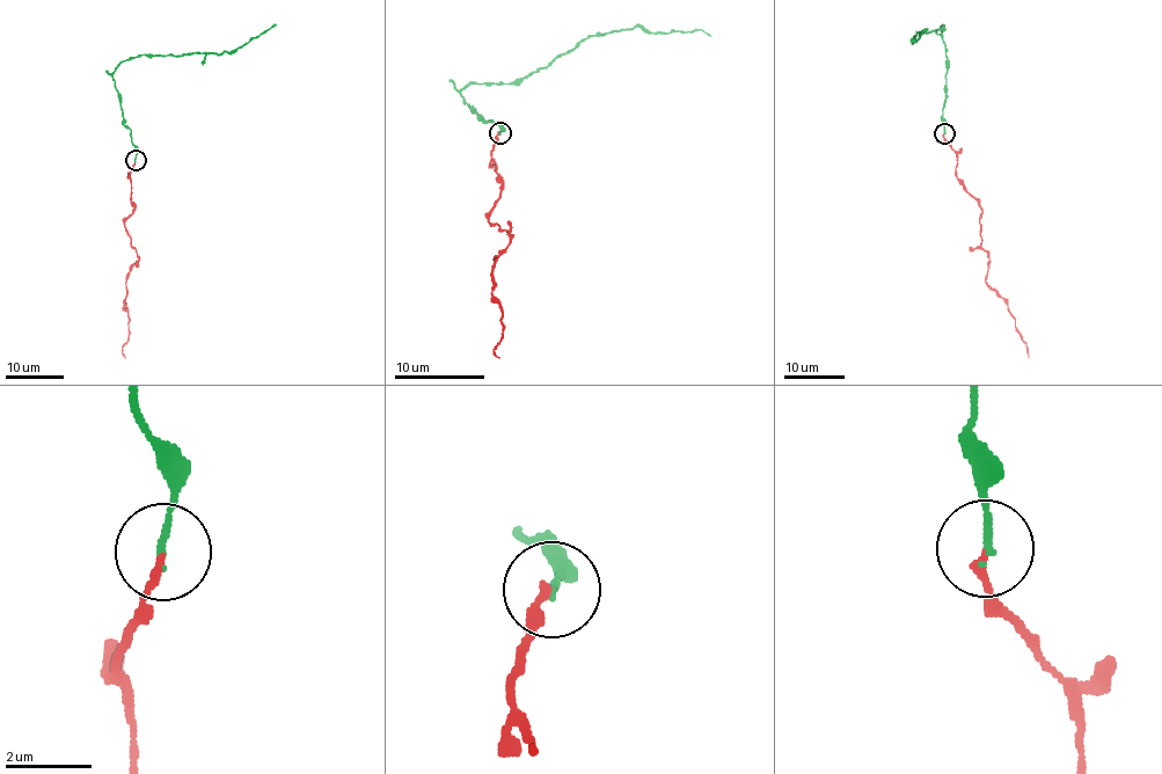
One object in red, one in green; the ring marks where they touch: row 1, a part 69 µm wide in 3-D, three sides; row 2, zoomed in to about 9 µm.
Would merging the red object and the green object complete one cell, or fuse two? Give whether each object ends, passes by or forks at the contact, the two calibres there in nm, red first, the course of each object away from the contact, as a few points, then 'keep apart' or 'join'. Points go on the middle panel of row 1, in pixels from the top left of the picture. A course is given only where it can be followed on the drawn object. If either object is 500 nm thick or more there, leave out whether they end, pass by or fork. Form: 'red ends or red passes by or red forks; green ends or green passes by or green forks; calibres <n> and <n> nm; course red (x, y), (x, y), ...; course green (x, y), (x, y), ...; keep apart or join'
red ends; green ends; calibres 170 and 150 nm; course red (501, 133), (492, 158), (501, 196), (488, 217), (512, 235), (494, 258), (503, 334), (492, 350), (499, 357); course green (501, 133), (473, 112), (465, 88), (518, 85), (592, 36), (642, 26), (710, 35); join

